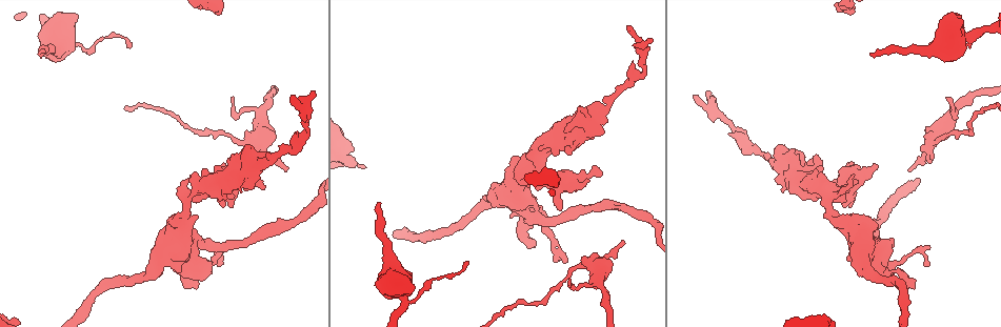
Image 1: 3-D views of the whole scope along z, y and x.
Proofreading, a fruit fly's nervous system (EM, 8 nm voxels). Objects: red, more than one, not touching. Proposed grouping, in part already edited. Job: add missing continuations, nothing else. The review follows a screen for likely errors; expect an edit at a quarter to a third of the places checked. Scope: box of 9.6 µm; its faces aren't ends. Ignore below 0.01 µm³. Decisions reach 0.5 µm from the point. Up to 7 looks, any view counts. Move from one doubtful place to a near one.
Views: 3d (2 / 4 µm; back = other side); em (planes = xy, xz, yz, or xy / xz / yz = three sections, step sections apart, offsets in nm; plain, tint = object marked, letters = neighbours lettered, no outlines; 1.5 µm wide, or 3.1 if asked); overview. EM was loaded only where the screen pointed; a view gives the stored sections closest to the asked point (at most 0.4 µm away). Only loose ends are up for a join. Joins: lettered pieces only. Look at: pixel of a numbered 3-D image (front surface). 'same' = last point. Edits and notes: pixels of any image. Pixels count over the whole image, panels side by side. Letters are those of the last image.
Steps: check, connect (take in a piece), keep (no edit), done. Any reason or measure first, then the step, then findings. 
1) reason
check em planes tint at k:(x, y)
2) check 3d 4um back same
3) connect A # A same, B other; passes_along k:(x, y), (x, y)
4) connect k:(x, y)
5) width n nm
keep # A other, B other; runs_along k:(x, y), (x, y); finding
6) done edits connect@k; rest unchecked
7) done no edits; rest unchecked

branch stops here
check em planes letters at 1:(571, 279)

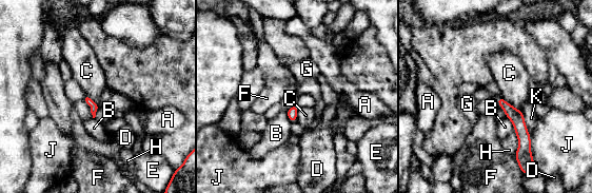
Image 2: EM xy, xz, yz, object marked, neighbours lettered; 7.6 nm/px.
longest_contact K 220 nm
keep # A other, B other, C other, D other, E other, F other, G other, H other, J other, K other; border 2:(500, 95), (521, 111); no lettered piece goes on from it

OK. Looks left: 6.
tapers out
check 3d 4um at 1:(909, 168)

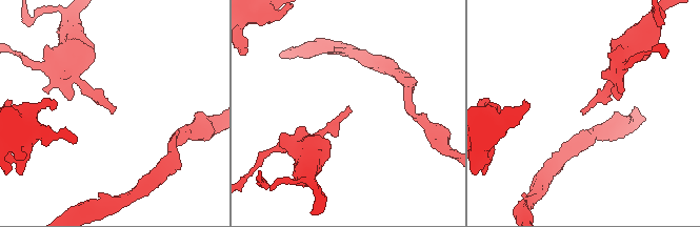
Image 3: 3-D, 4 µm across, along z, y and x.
check em planes plain at 3:(580, 111)

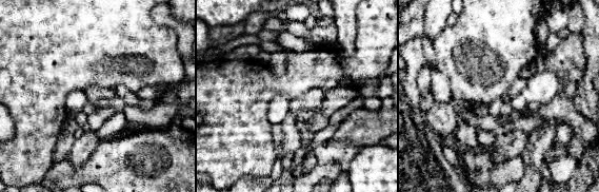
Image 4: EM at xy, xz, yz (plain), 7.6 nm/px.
check em planes letters same

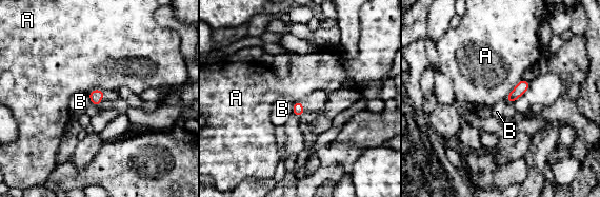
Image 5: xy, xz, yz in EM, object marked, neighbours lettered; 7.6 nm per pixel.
width 90 nm
keep # A other, B other; border 5:(522, 78), (504, 98); no lettered piece goes on from it

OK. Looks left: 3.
branch stops here
check em planes plain at 1:(378, 204)

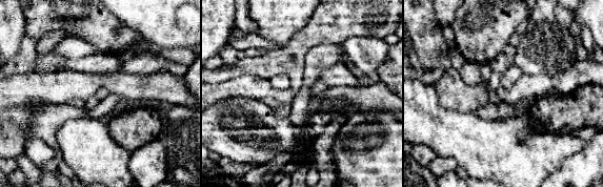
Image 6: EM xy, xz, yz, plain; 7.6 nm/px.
with the object marked
check em planes tint same

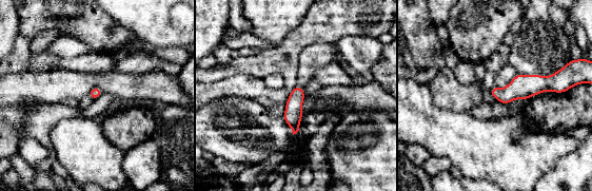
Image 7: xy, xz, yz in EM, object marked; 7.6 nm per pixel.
what lies round it
check em planes letters same

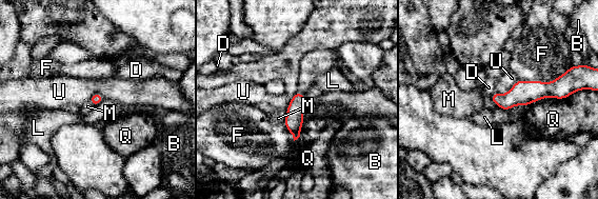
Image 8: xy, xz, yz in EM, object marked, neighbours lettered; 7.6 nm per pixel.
longest_contact F 380 nm
keep # B other, D other, F other, L other, M other, Q other, U other; runs_along 8:(562, 95), (531, 91), (494, 98); none of them fits

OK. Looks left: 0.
done no edits; rest unchecked

